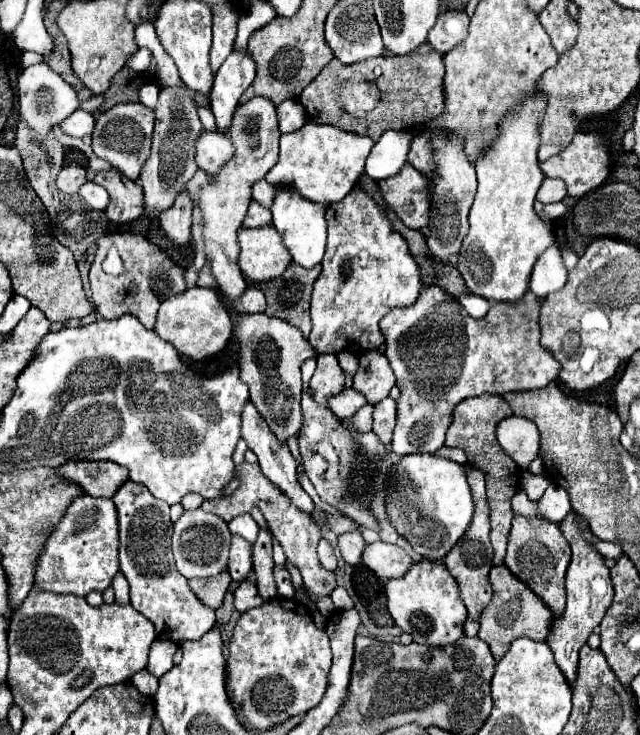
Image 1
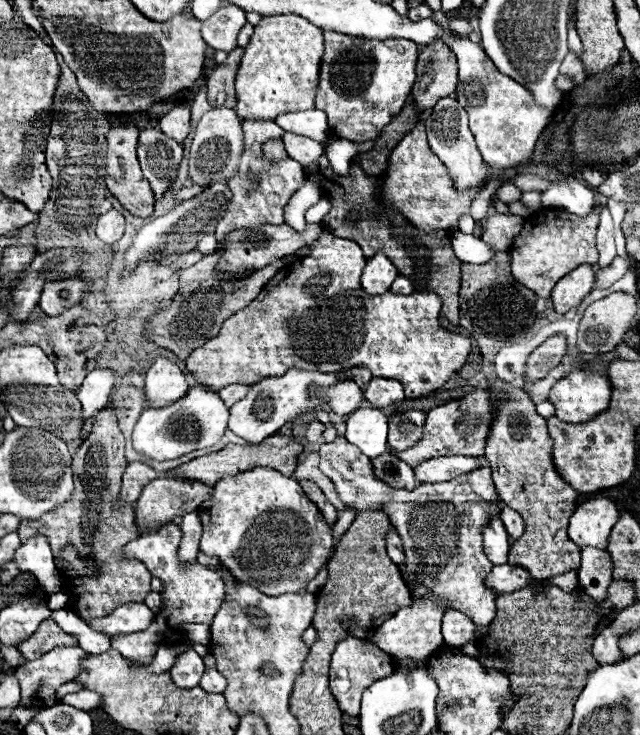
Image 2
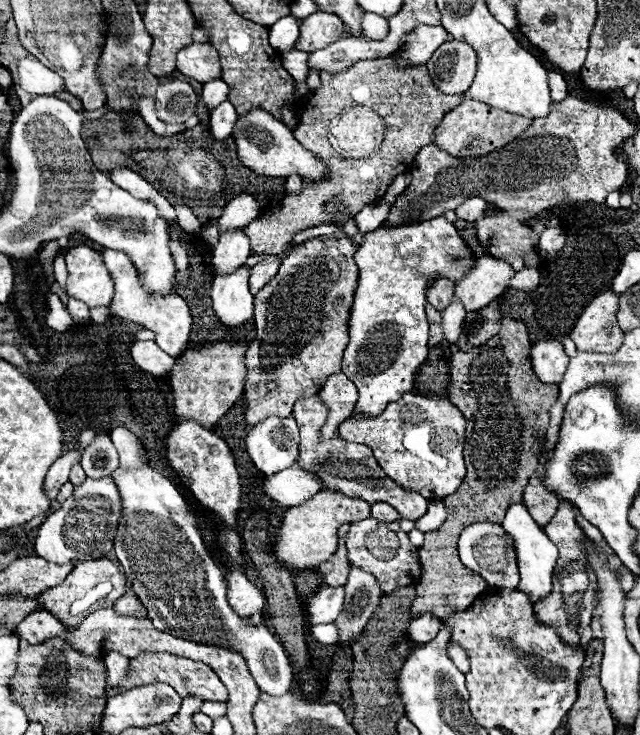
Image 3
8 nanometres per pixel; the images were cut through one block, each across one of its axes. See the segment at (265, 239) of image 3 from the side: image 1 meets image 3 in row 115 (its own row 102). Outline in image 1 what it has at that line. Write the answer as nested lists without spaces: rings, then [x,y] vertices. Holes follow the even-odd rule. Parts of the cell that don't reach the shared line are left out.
[[[428,42],[424,46],[418,46],[412,54],[404,58],[396,56],[380,56],[380,58],[368,58],[356,64],[342,64],[340,60],[330,60],[324,70],[302,90],[300,102],[308,112],[308,118],[318,124],[332,124],[346,132],[356,132],[370,136],[374,142],[382,136],[386,130],[410,130],[418,124],[428,124],[430,120],[438,118],[446,106],[444,96],[444,62],[442,54],[432,50]]]

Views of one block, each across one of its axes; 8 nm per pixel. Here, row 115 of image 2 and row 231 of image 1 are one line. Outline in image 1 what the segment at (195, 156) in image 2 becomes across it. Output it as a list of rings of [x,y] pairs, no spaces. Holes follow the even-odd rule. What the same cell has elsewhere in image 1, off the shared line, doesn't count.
[[[252,98],[246,104],[240,104],[236,108],[232,128],[228,132],[228,138],[232,140],[236,152],[234,158],[216,174],[216,182],[202,188],[200,192],[200,202],[198,206],[202,208],[204,214],[204,238],[206,238],[206,260],[212,266],[212,274],[216,276],[220,284],[220,292],[228,298],[234,300],[246,290],[246,280],[238,268],[238,240],[236,232],[242,226],[242,218],[246,214],[248,202],[252,198],[250,186],[252,182],[260,180],[266,176],[266,172],[276,164],[278,160],[278,140],[280,140],[280,130],[276,122],[276,108],[270,100],[266,98]]]

